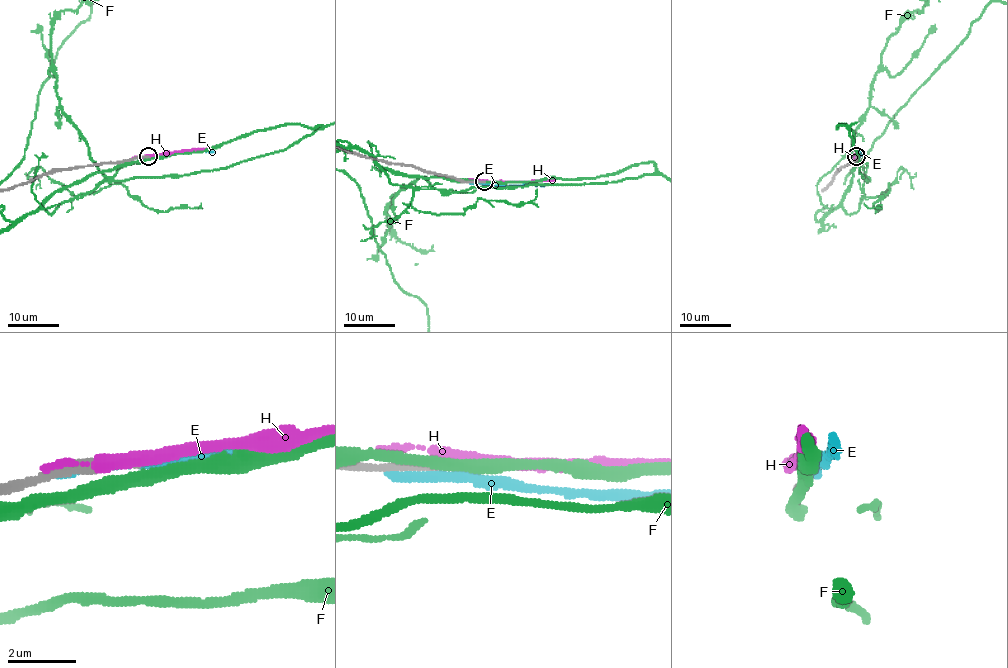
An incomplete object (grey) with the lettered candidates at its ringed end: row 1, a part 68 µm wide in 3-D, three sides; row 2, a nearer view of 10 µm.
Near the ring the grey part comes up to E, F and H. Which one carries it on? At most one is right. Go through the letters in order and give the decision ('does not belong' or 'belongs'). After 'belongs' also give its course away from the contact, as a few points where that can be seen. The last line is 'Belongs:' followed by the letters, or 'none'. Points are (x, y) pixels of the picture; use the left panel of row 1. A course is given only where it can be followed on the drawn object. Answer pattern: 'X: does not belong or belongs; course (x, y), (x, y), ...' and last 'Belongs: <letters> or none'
E: does not belong
F: does not belong
H: does not belong
Belongs: none

